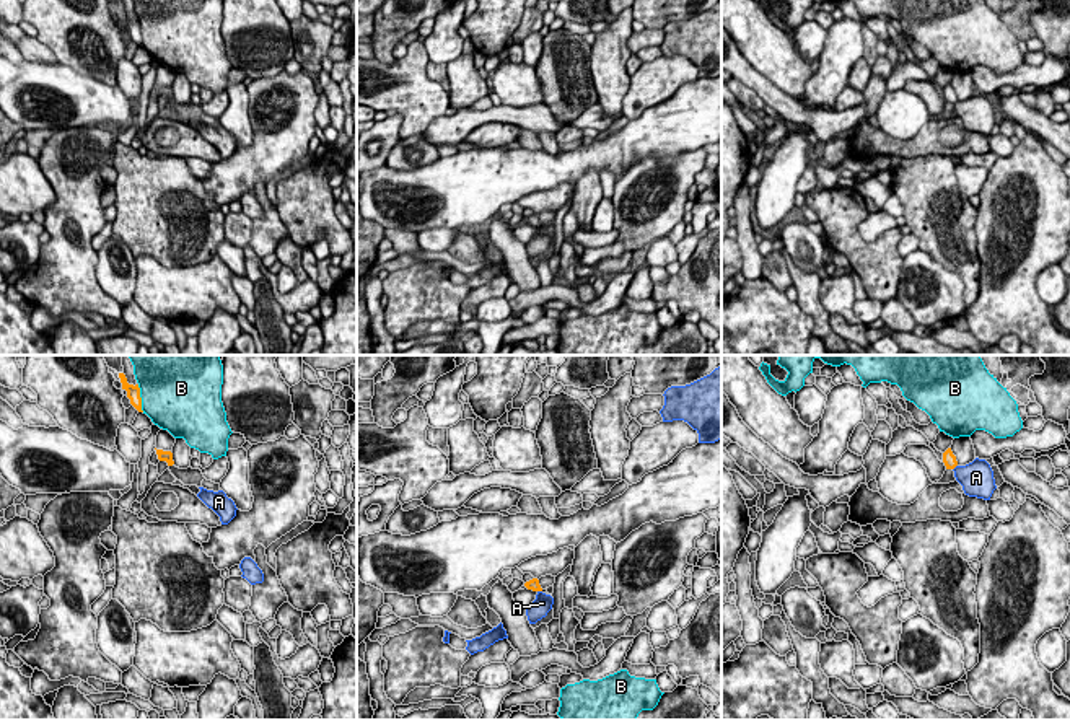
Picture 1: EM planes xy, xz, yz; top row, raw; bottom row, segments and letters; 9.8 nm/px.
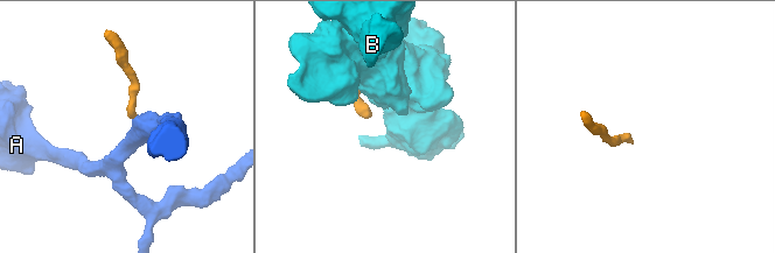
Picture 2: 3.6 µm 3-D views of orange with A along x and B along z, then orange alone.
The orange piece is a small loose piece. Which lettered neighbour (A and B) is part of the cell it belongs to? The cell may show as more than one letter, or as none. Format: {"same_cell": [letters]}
{"same_cell": []}

